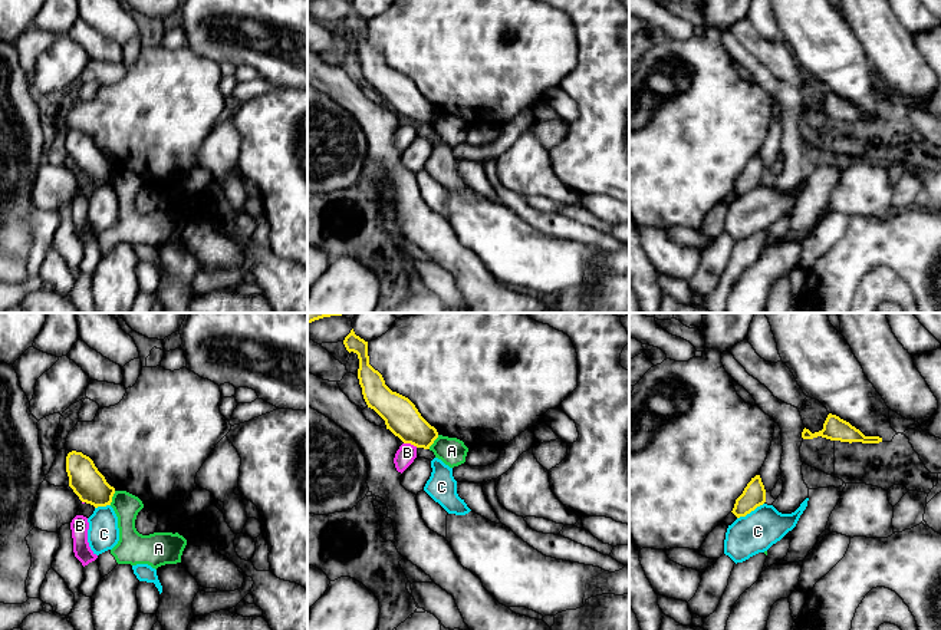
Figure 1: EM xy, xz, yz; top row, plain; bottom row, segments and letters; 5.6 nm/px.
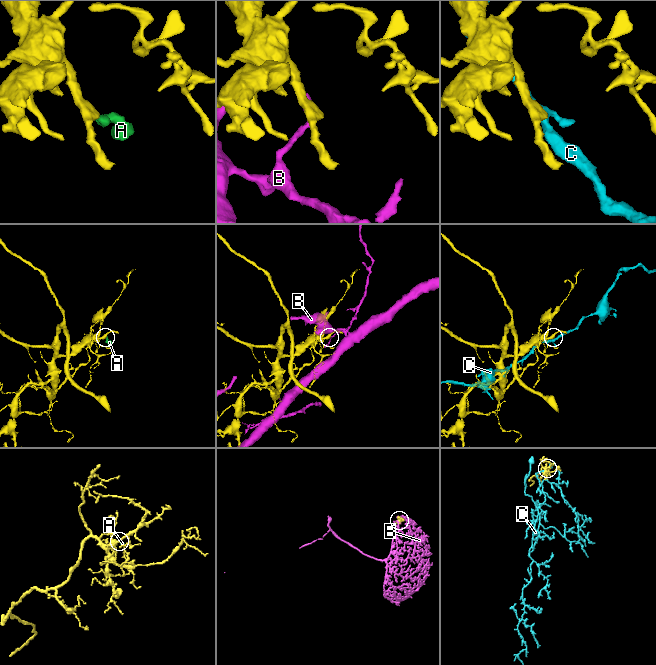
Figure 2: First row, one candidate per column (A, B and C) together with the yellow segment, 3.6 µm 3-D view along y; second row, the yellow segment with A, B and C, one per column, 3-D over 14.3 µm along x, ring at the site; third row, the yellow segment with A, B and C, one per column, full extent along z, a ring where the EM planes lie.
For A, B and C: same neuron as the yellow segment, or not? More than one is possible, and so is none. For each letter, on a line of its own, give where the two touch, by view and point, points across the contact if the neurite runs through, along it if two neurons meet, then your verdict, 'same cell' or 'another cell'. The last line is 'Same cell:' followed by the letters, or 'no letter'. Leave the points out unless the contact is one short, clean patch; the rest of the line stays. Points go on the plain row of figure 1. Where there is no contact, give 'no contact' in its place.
A: contact xy (111, 177); border xy (115, 170), (109, 182); another cell
B: contact xz (411, 122); another cell
C: contact yz (750, 190); another cell
Same cell: no letter

